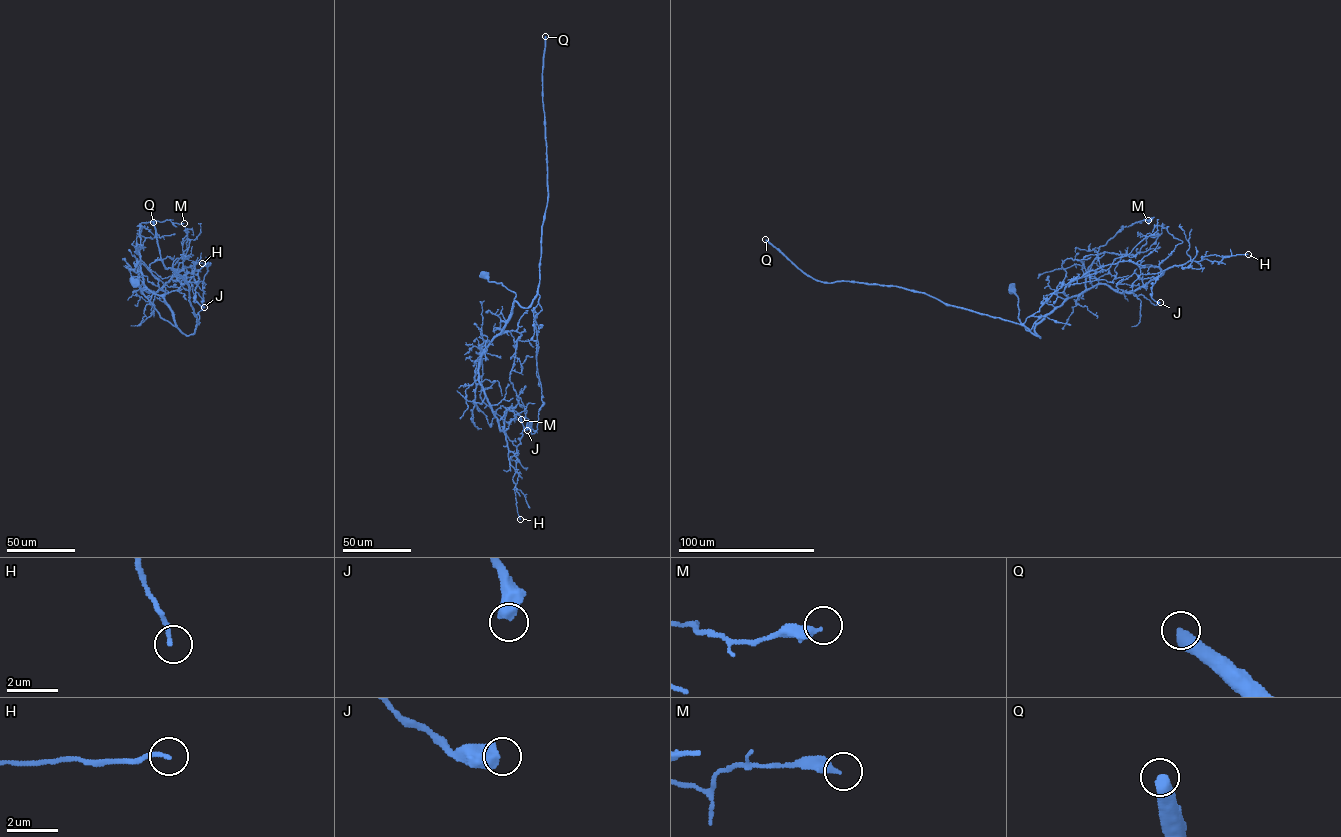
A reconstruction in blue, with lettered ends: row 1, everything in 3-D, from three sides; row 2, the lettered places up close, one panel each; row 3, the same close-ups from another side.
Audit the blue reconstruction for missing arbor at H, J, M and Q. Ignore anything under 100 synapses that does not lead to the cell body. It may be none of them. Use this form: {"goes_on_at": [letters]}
{"goes_on_at": ["Q"]}

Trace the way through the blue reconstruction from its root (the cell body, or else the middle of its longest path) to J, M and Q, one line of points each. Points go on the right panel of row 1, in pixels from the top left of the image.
J: (1011, 289), (1027, 330), (1043, 316), (1040, 338), (1026, 318), (1109, 264), (1158, 266), (1160, 302)
M: (1011, 289), (1018, 298), (1019, 320), (1029, 331), (1085, 290), (1101, 246), (1123, 227), (1148, 220)
Q: (1011, 289), (1027, 330), (1043, 316), (1035, 327), (1040, 338), (924, 293), (816, 281), (765, 239)

